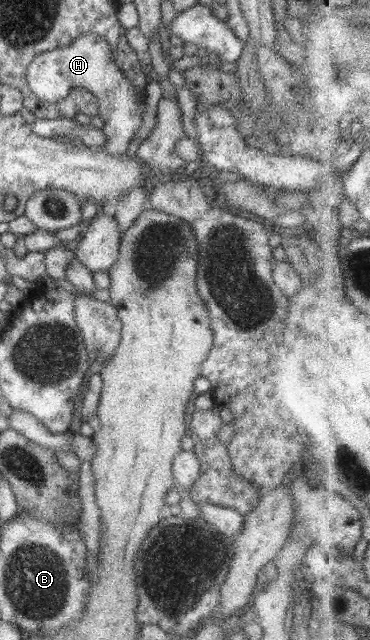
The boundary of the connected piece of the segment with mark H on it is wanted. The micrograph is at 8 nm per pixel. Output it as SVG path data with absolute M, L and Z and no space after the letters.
M91 35L76 37L68 46L37 54L27 66L25 76L29 90L43 102L60 102L64 100L64 97L72 89L80 88L92 93L96 97L98 117L104 123L101 129L105 134L106 141L104 141L104 145L100 149L104 154L108 154L108 156L122 156L126 152L129 142L133 139L134 134L136 134L136 131L142 124L145 104L142 104L136 88L120 72L121 70L118 68L116 61L113 60L111 48L105 41L105 38Z

